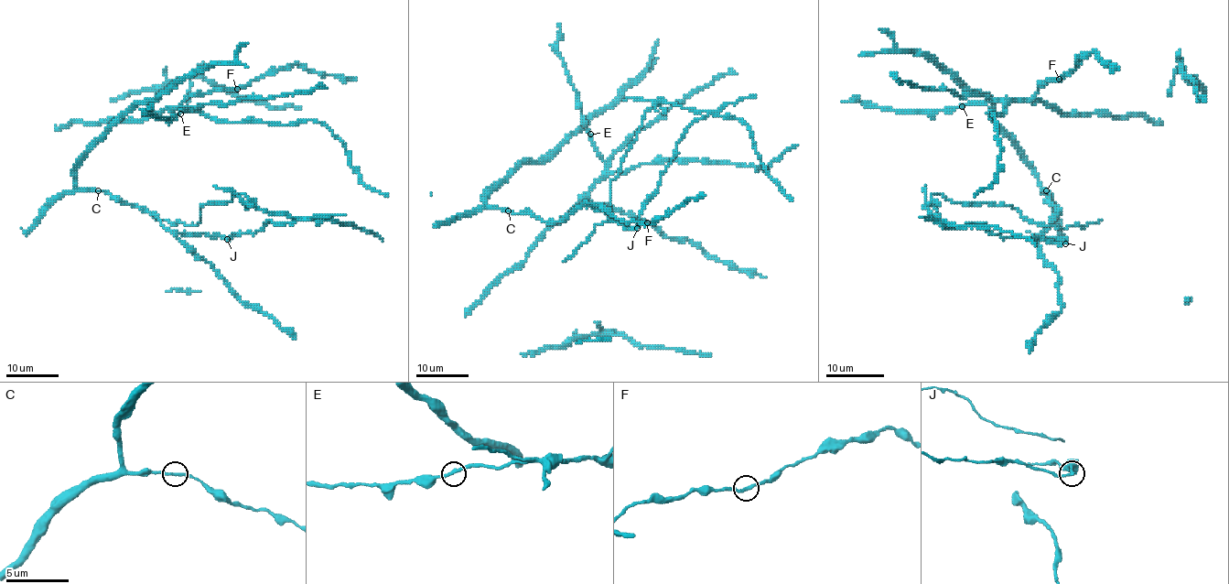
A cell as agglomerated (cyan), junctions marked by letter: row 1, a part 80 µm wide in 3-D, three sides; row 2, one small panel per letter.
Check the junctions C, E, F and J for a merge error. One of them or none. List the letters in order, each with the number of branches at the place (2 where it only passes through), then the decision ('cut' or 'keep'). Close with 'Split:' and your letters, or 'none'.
C: branches 2; keep
E: branches 2; keep
F: branches 2; keep
J: branches 2; cut
Split: J

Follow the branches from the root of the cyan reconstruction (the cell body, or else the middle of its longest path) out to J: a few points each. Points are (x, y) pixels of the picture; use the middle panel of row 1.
J: (507, 210), (532, 213), (544, 221), (562, 221), (576, 208), (590, 204), (602, 209), (616, 222), (637, 228)

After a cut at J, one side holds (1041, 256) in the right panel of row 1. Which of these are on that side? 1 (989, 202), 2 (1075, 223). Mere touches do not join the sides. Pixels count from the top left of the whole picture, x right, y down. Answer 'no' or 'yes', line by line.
1: no
2: no

